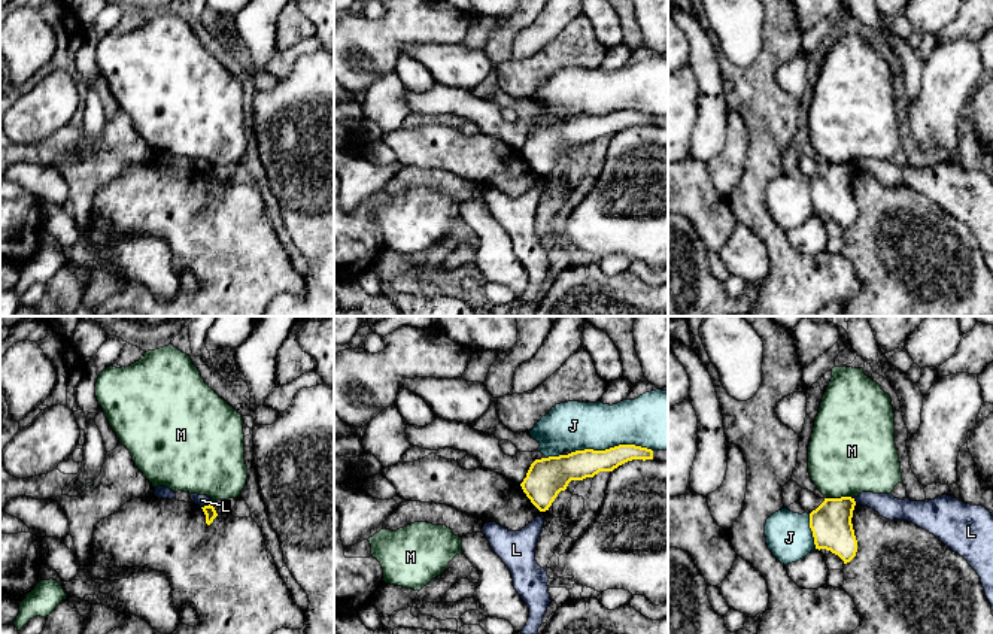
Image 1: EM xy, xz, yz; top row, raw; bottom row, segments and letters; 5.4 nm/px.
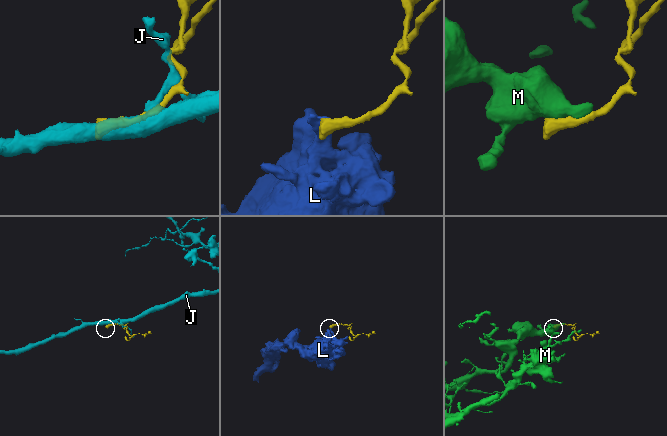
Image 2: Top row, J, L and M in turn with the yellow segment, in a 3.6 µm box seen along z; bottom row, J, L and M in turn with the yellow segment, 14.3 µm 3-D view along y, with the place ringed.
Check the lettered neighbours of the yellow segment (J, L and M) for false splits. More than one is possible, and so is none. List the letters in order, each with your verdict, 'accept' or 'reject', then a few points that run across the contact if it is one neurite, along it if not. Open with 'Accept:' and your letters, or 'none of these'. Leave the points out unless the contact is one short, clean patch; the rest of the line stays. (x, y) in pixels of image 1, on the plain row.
Accept: none of these
J: reject
L: reject; line xy (212, 169), (202, 173)
M: reject

